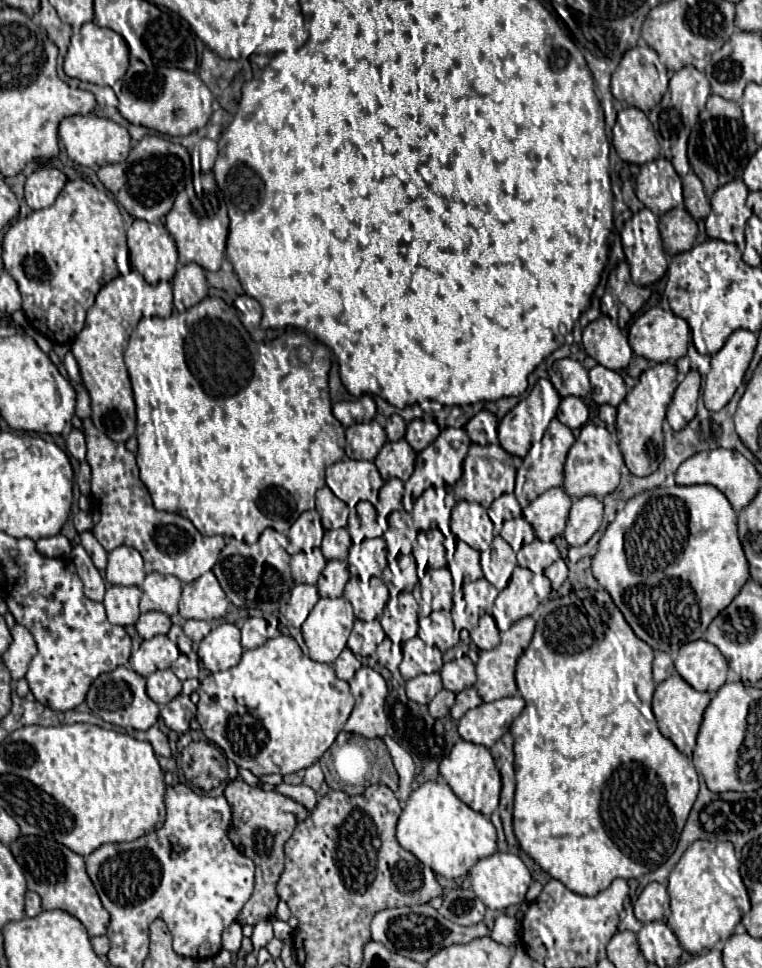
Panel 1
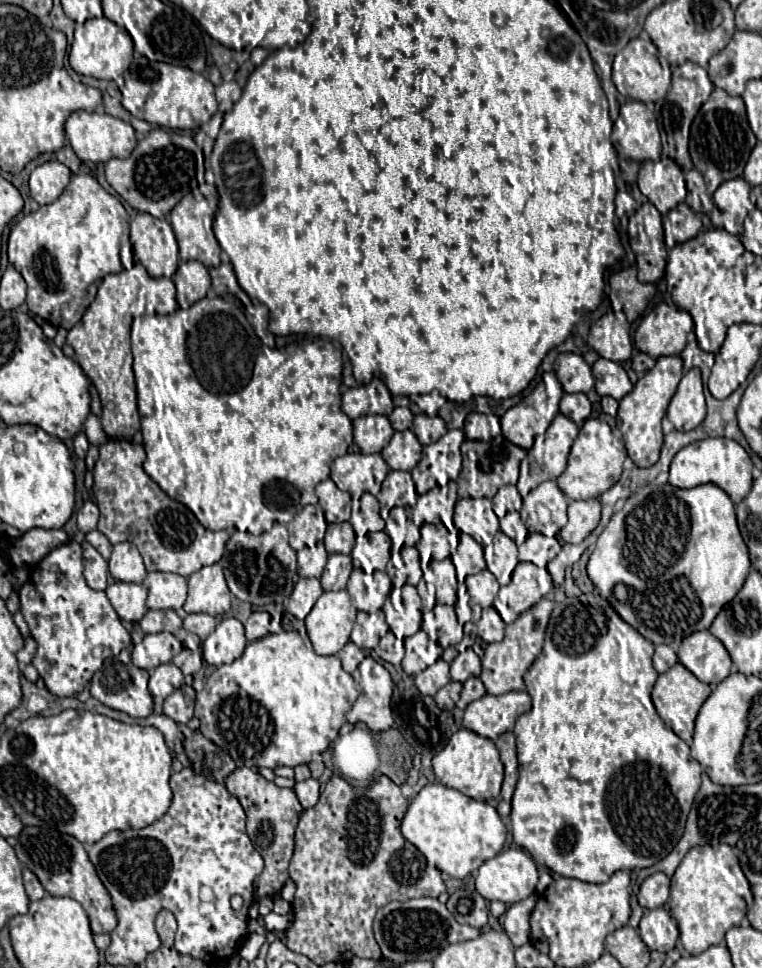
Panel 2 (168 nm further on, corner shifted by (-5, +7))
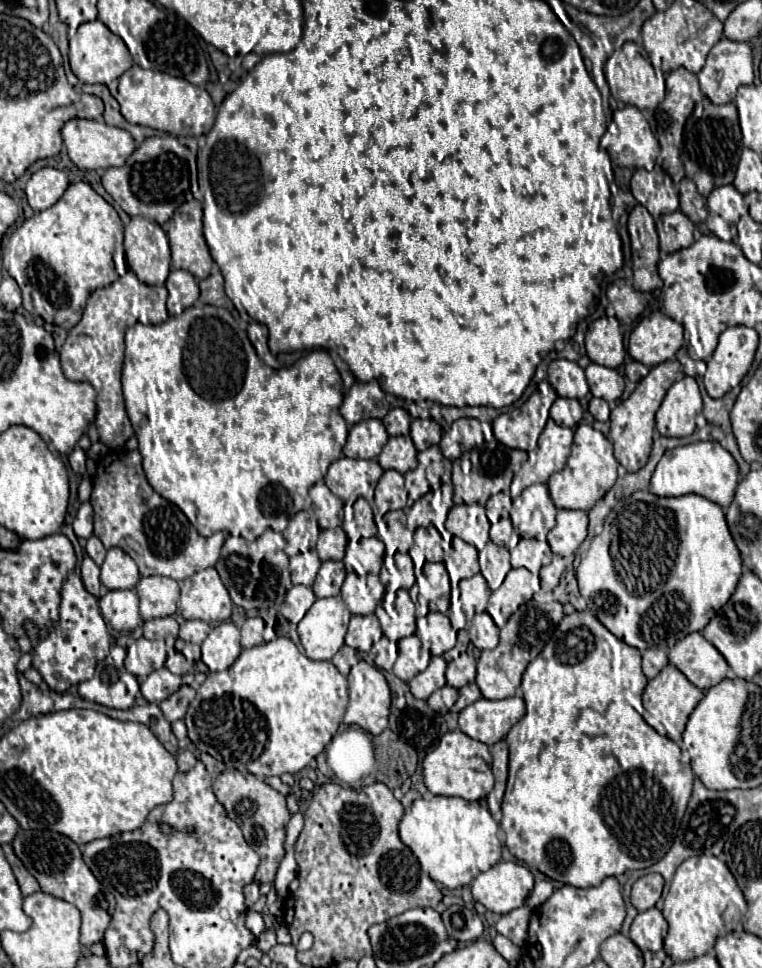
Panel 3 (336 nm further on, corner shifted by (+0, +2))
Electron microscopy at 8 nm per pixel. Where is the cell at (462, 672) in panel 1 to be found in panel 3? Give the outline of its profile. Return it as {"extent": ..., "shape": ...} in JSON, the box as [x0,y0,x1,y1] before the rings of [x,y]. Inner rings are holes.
{"extent":[447,652,475,688],"shape":[[[463,652],[447,664],[447,684],[453,688],[463,688],[471,682],[475,682],[475,658]]]}

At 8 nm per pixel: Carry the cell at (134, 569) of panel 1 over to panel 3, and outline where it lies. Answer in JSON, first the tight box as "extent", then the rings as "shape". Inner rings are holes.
{"extent":[101,548,139,590],"shape":[[[111,548],[107,550],[105,562],[101,564],[101,582],[109,590],[135,588],[139,582],[137,564],[121,548]]]}

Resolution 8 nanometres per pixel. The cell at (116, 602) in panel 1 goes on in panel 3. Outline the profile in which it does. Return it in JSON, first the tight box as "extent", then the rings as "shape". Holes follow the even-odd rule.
{"extent":[99,590,141,632],"shape":[[[111,590],[99,598],[103,620],[119,632],[133,632],[141,624],[139,598],[135,590]]]}

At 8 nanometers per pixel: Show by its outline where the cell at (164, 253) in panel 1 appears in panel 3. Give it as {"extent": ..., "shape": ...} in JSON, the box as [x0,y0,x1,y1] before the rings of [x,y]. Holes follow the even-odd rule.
{"extent":[124,216,171,286],"shape":[[[137,216],[124,228],[125,258],[137,278],[149,286],[163,286],[169,268],[171,252],[165,232],[157,224]]]}

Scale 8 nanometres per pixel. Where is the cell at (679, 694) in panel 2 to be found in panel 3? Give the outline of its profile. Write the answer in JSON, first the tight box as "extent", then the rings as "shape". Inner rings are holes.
{"extent":[643,664,703,744],"shape":[[[667,664],[653,680],[649,680],[645,692],[643,692],[643,706],[645,706],[645,720],[657,728],[661,734],[665,734],[667,738],[671,738],[673,742],[681,744],[681,734],[685,730],[687,718],[693,712],[693,708],[699,704],[699,700],[703,698],[703,692],[693,686],[673,664]]]}

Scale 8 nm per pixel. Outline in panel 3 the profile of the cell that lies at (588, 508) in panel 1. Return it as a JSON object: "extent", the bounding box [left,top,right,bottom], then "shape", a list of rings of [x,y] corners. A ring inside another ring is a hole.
{"extent":[547,510,589,556],"shape":[[[559,510],[557,512],[557,524],[547,536],[547,542],[553,550],[553,554],[573,556],[573,552],[579,548],[579,544],[587,536],[587,524],[589,524],[587,512]]]}

